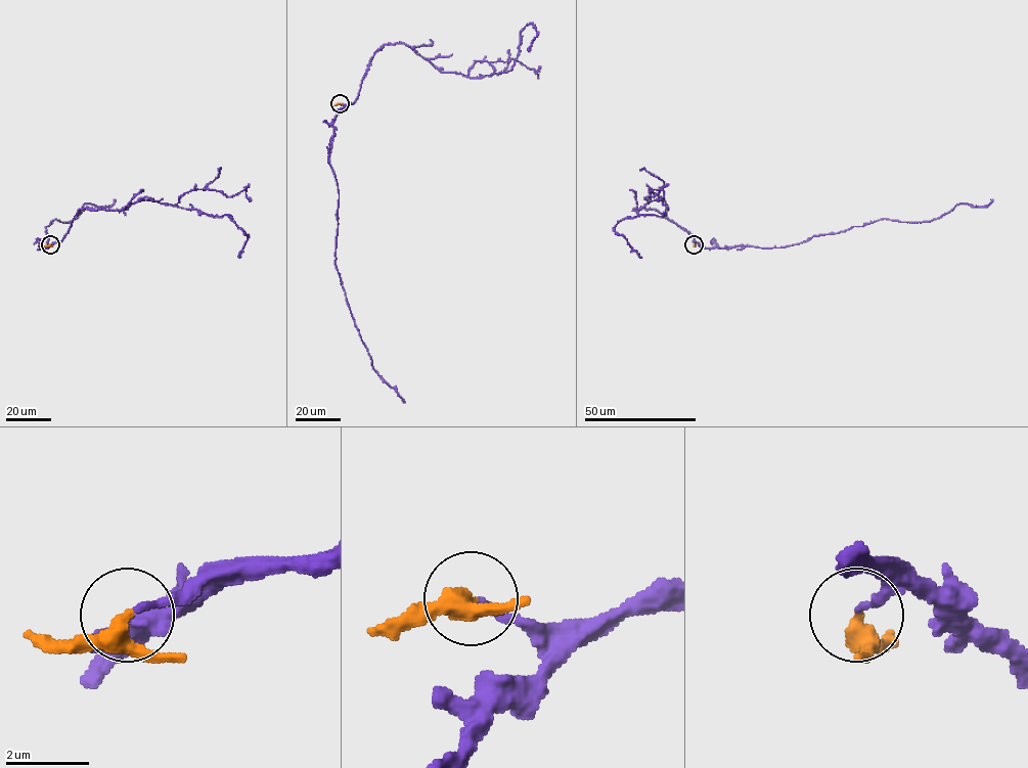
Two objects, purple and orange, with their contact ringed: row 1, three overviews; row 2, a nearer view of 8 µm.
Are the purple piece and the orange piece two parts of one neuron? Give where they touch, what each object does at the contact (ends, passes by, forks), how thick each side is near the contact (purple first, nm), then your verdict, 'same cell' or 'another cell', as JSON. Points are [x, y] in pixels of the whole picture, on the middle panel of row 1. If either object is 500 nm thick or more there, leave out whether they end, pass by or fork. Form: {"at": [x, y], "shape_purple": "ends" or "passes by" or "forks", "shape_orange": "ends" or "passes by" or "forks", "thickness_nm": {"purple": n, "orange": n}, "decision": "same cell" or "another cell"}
{"at": [340, 103], "shape_purple": "ends", "shape_orange": "passes by", "thickness_nm": {"purple": 150, "orange": 360}, "decision": "another cell"}

